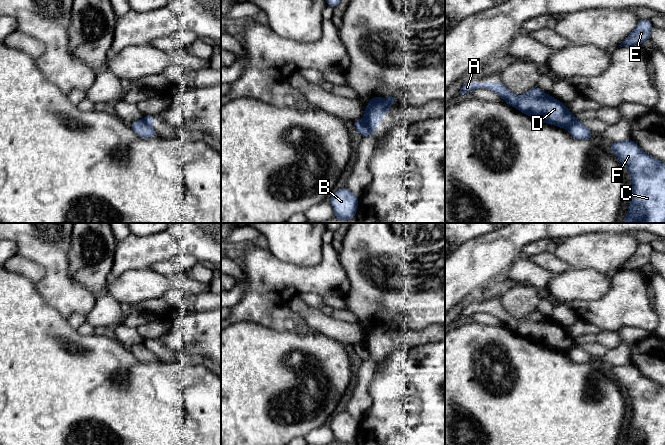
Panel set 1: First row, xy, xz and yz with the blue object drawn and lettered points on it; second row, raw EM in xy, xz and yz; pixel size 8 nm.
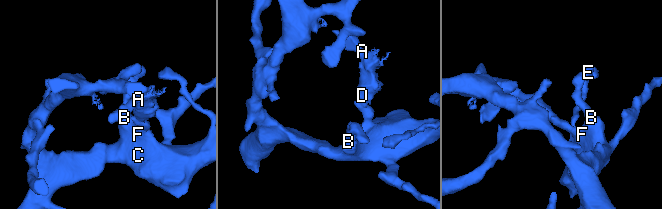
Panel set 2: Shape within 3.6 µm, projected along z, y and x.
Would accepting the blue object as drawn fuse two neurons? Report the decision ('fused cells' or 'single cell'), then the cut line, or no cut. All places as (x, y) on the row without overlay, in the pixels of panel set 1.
fused cells | xz (363, 342), (372, 357)

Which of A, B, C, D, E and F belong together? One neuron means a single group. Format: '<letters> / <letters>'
A D / B C E F

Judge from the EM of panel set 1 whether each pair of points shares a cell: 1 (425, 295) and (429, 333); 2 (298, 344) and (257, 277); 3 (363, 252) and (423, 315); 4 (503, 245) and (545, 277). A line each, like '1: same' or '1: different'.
1: different
2: different
3: same
4: different

